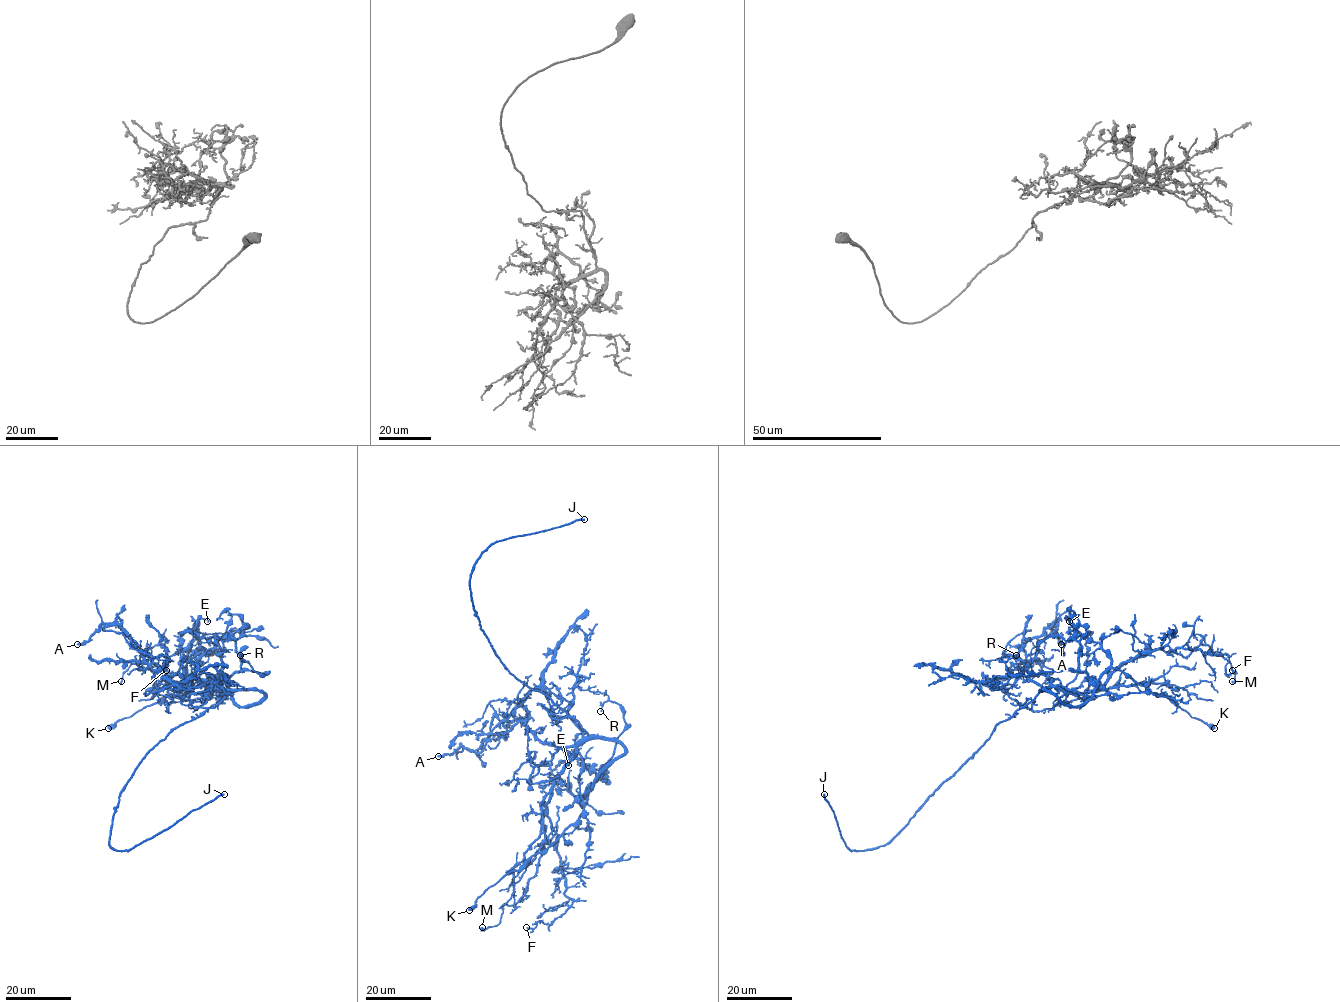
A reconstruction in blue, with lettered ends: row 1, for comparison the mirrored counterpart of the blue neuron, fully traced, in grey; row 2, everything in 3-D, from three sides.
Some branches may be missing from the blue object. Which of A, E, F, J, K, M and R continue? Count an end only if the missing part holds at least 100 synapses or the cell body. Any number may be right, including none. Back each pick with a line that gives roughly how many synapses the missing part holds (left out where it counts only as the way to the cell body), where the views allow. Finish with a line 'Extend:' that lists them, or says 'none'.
Extend: J

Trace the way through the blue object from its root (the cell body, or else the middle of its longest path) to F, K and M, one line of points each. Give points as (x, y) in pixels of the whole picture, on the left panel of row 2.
F: (194, 718), (228, 692), (194, 692), (185, 677), (199, 646), (211, 653), (193, 653), (176, 674), (166, 670)
K: (194, 718), (229, 692), (264, 694), (239, 706), (221, 669), (182, 696), (165, 695), (108, 728)
M: (194, 718), (228, 691), (216, 687), (194, 692), (181, 649), (168, 656), (162, 644), (147, 648), (121, 681)

